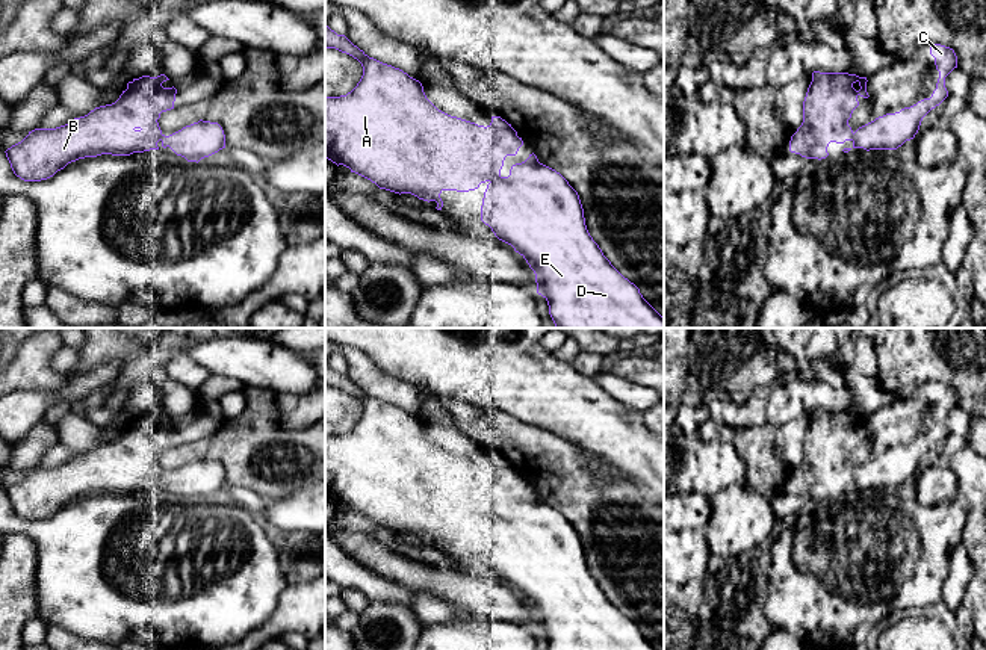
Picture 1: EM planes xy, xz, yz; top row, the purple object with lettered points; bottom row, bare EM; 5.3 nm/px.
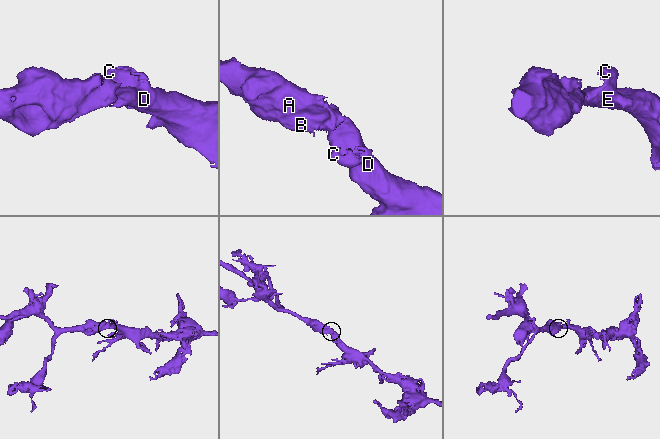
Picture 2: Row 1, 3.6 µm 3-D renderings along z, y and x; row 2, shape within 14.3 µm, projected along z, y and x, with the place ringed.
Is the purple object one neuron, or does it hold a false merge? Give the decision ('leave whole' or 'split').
leave whole

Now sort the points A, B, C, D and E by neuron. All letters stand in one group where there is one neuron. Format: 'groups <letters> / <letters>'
groups A B C D E

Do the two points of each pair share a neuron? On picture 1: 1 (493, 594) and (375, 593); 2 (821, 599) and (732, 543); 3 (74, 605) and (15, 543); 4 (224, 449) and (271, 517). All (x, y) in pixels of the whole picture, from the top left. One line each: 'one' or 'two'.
1: two
2: two
3: two
4: two

